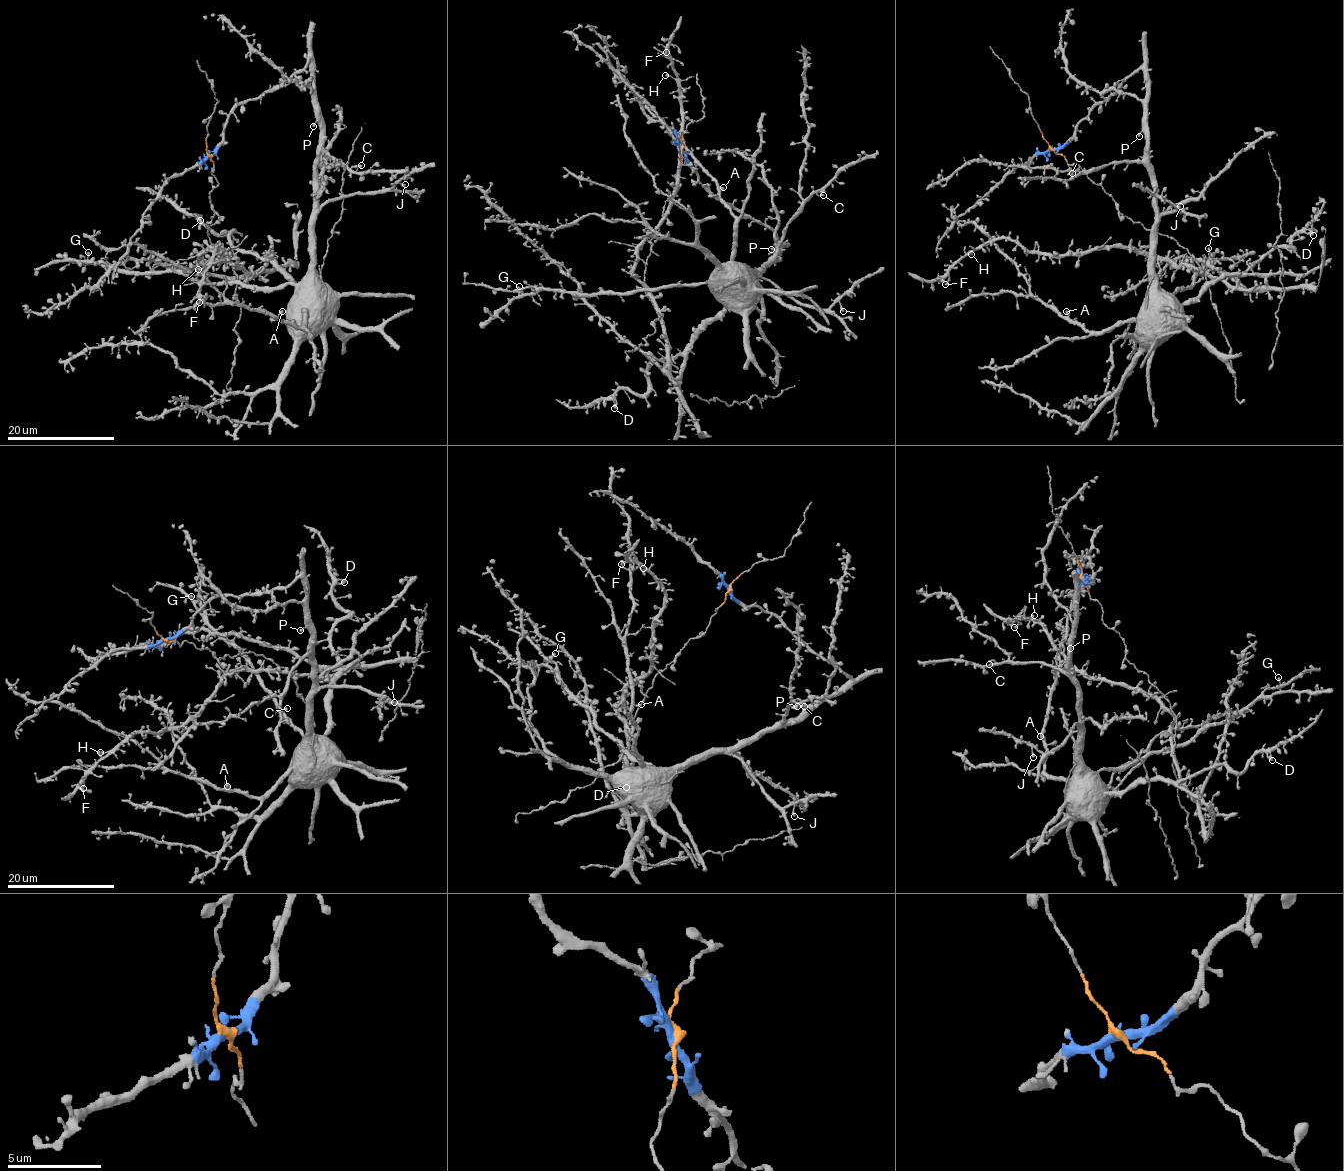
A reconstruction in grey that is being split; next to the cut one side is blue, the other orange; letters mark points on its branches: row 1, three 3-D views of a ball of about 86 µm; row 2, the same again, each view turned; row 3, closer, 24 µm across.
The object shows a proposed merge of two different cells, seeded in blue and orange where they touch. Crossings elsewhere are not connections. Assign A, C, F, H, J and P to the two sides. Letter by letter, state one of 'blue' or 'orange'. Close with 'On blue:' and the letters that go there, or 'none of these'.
A: blue
C: blue
F: orange
H: orange
J: blue
P: blue
On blue: A, C, J, P

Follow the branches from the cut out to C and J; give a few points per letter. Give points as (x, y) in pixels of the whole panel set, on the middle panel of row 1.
C: (680, 146), (698, 182), (721, 200), (760, 222), (778, 220), (775, 258), (786, 223), (815, 193), (824, 195)
J: (680, 146), (721, 200), (760, 222), (778, 220), (776, 258), (759, 274), (803, 303), (838, 302), (844, 311)

